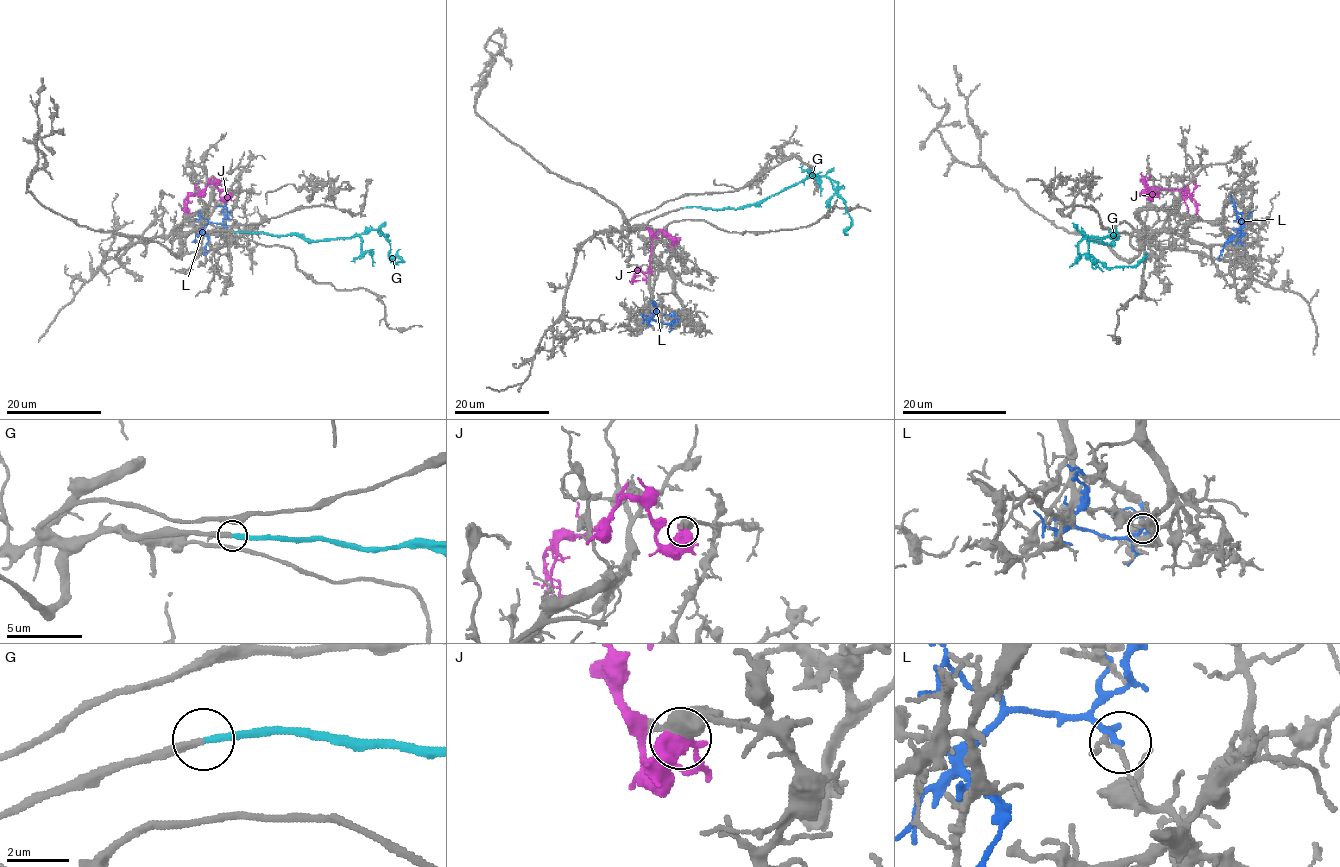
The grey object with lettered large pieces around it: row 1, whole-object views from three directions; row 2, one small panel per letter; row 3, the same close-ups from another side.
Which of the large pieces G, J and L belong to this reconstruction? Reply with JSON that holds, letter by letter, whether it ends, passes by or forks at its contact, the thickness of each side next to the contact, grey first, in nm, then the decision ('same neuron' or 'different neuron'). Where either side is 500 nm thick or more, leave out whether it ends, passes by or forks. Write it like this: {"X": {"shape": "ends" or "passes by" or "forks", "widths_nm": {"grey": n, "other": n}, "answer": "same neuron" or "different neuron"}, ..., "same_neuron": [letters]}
{"G": {"shape": "ends", "widths_nm": {"grey": 280, "other": 280}, "answer": "same neuron"}, "J": {"widths_nm": {"grey": 650, "other": 480}, "answer": "different neuron"}, "L": {"shape": "ends", "widths_nm": {"grey": 130, "other": 240}, "answer": "different neuron"}, "same_neuron": ["G"]}

